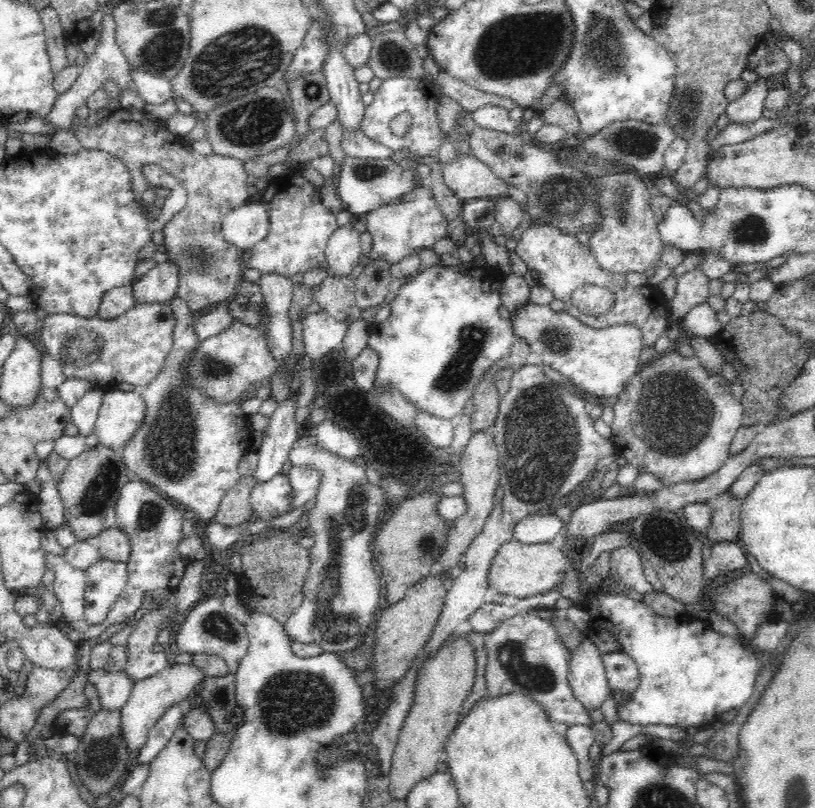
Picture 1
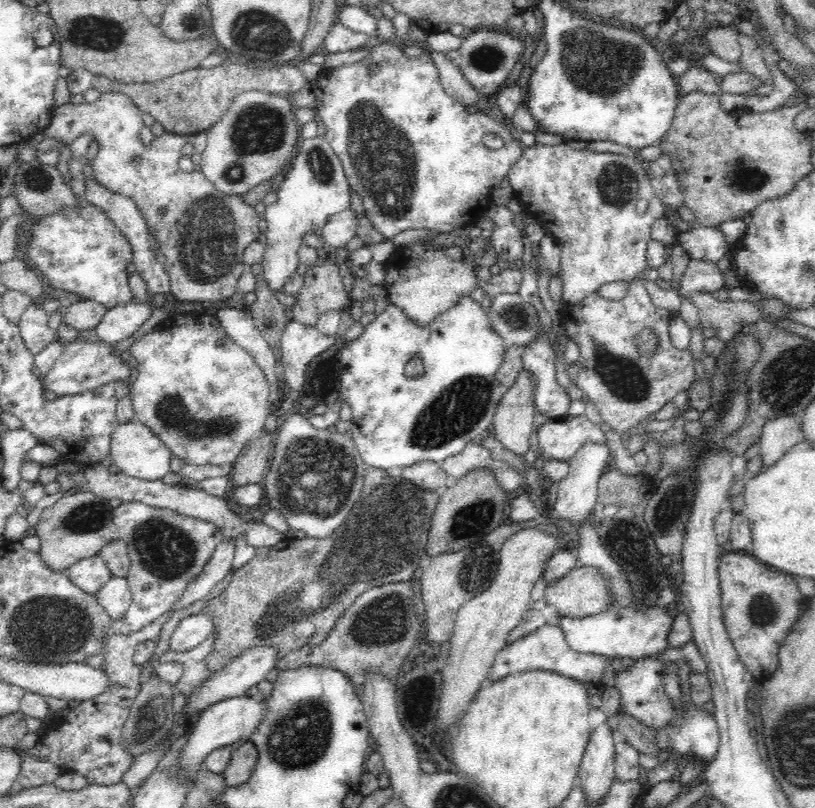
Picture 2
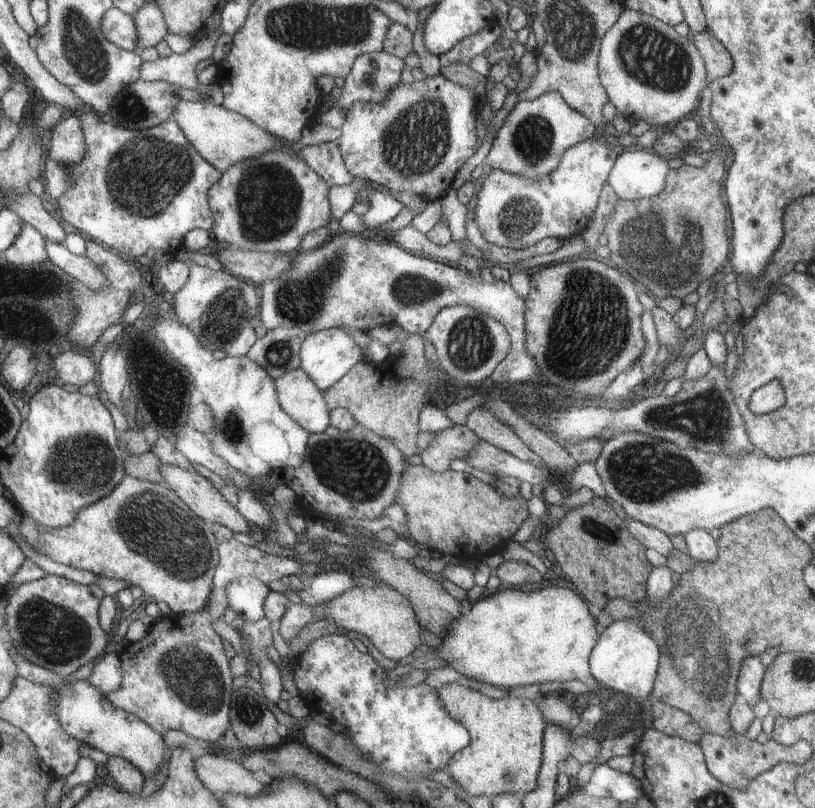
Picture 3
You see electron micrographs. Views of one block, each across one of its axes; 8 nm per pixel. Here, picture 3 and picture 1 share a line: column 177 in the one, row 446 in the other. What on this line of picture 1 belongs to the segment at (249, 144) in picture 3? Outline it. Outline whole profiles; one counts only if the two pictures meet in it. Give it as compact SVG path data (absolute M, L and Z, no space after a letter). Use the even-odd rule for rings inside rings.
M108 387L101 397L94 436L101 446L122 452L125 443L144 422L144 417L145 402L138 389L122 391Z

